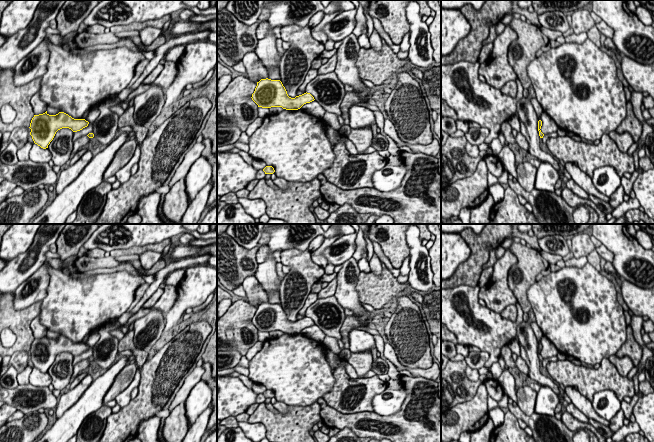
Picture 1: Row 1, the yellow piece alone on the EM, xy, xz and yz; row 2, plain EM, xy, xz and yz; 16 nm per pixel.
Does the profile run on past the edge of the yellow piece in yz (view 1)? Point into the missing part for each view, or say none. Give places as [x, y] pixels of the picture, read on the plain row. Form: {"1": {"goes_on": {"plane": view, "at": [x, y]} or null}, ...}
{"1": {"goes_on": null}}

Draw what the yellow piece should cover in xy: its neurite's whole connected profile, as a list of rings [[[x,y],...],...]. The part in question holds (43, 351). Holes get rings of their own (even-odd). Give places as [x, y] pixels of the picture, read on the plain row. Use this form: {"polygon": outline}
{"polygon": [[[46,335],[43,338],[34,339],[29,352],[34,367],[46,373],[58,354],[69,352],[77,356],[87,351],[88,348],[89,346],[85,343],[74,343],[64,336],[49,339]]]}

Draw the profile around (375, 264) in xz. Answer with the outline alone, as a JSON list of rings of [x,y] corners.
[[[373,253],[371,260],[369,261],[370,272],[374,273],[377,276],[382,275],[382,261],[376,253]]]

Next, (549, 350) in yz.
[[[536,321],[531,322],[531,327],[534,331],[534,334],[537,338],[538,343],[542,345],[542,350],[540,353],[541,356],[544,359],[548,359],[553,356],[556,356],[559,351],[555,347],[555,345],[543,335],[542,331],[539,328],[539,326],[537,325]]]

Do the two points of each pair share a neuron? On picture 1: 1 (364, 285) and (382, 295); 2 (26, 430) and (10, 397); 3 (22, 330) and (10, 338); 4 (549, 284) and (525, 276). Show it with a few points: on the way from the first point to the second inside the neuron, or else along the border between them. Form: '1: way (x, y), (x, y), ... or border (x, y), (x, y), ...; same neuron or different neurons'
1: way (368, 285), (373, 290), (378, 291); same neuron
2: border (35, 412), (29, 412), (24, 415); different neurons
3: border (10, 329), (15, 334), (15, 342), (11, 347); different neurons
4: border (535, 280), (527, 290), (529, 304); different neurons

